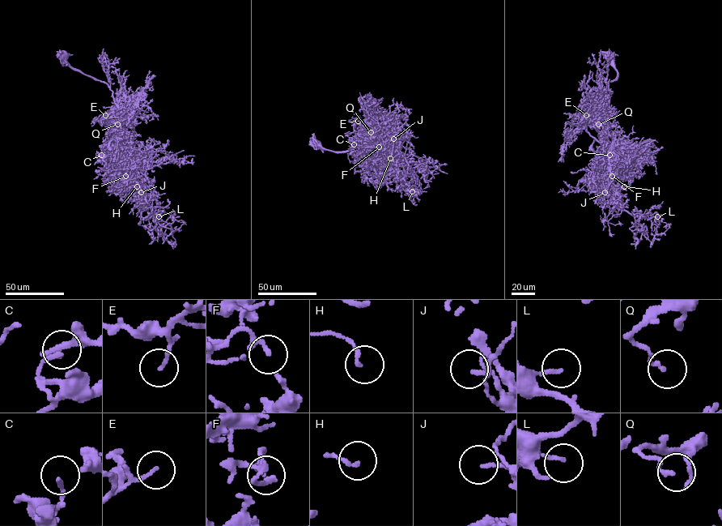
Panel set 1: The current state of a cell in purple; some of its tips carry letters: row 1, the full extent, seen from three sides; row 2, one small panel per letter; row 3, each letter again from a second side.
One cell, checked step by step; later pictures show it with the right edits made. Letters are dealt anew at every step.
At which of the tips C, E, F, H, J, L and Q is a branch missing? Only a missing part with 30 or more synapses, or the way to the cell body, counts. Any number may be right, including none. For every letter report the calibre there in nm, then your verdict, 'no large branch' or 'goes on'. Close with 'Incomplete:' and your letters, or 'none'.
C: calibre 110 nm; no large branch
E: calibre 90 nm; no large branch
F: calibre 140 nm; no large branch
H: calibre 140 nm; no large branch
J: calibre 140 nm; no large branch
L: calibre 130 nm; no large branch
Q: calibre 150 nm; no large branch
Incomplete: none

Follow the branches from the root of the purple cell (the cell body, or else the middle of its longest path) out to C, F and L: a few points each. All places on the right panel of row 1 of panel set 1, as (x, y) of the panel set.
C: (609, 55), (617, 76), (608, 83), (586, 130), (600, 143), (608, 139), (609, 155)
F: (609, 55), (617, 76), (608, 83), (586, 130), (604, 150), (611, 170), (608, 177), (612, 176)
L: (609, 55), (617, 76), (608, 83), (586, 130), (608, 157), (610, 182), (620, 205), (634, 215), (657, 216)

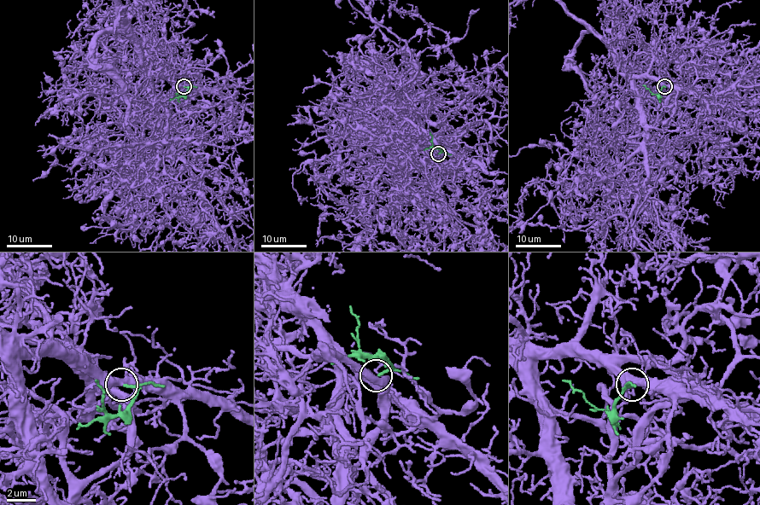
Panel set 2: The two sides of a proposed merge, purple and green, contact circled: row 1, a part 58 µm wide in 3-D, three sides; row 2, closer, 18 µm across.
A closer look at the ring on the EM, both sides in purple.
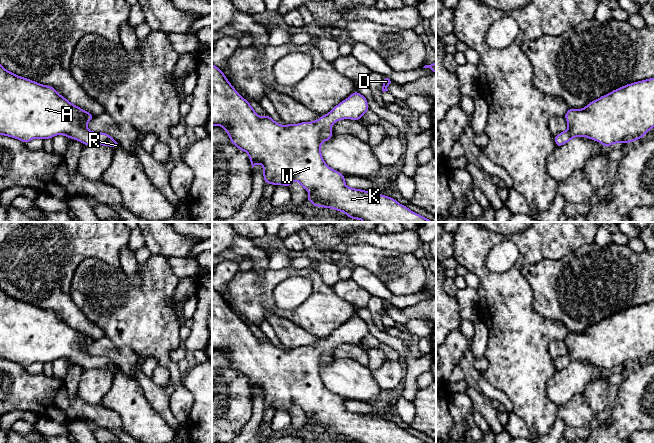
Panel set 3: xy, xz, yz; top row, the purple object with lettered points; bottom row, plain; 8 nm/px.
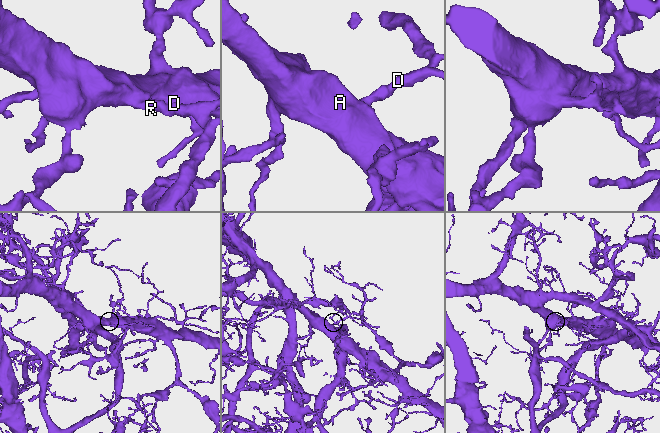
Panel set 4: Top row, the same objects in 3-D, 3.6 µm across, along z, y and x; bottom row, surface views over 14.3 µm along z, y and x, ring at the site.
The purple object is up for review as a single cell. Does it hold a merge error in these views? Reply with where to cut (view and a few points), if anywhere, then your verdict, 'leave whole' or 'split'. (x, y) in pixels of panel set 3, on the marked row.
cut none; leave whole

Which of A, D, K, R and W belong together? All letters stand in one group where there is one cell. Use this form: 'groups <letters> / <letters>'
groups A D K R W

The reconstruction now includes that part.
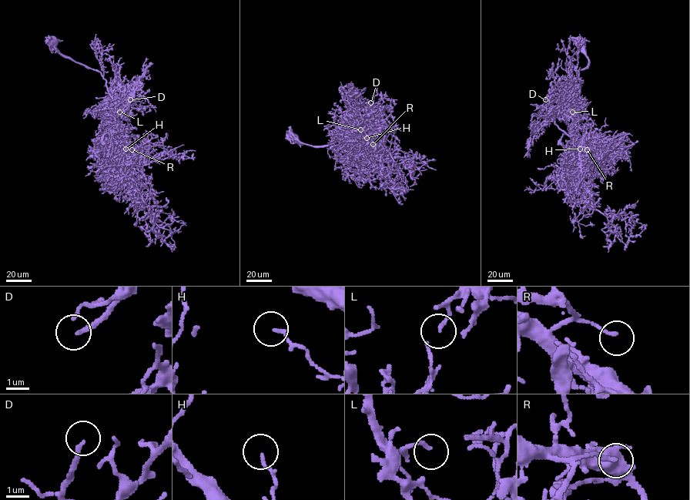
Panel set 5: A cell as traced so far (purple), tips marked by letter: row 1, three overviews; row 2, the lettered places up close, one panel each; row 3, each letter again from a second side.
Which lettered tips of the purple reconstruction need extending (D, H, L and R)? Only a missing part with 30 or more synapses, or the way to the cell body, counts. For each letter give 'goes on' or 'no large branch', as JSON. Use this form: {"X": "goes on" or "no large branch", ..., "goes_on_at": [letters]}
{"D": "goes on", "H": "no large branch", "L": "goes on", "R": "no large branch", "goes_on_at": ["D", "L"]}

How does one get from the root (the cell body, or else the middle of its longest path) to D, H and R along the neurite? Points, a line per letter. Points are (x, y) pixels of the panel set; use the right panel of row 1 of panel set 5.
D: (580, 41), (588, 64), (578, 71), (571, 95), (563, 100), (553, 93), (545, 99)
H: (580, 41), (588, 64), (578, 71), (573, 92), (554, 115), (554, 123), (586, 150), (580, 149)
R: (580, 41), (588, 64), (578, 71), (577, 84), (555, 114), (554, 123), (587, 149)

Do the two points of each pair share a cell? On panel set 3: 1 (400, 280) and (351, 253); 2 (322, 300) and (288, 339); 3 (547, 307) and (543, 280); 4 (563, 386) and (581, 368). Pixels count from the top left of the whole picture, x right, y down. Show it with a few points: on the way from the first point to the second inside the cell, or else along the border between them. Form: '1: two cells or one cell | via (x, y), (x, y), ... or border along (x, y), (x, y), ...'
1: one cell | via (388, 268), (383, 263), (363, 255)
2: two cells | border along (278, 316), (289, 319), (319, 338)
3: one cell | via (546, 300), (546, 287)
4: one cell | via (567, 382), (577, 372)

